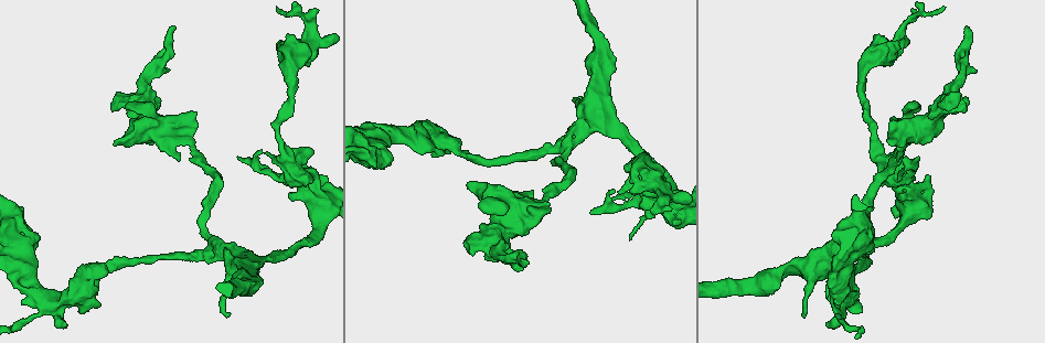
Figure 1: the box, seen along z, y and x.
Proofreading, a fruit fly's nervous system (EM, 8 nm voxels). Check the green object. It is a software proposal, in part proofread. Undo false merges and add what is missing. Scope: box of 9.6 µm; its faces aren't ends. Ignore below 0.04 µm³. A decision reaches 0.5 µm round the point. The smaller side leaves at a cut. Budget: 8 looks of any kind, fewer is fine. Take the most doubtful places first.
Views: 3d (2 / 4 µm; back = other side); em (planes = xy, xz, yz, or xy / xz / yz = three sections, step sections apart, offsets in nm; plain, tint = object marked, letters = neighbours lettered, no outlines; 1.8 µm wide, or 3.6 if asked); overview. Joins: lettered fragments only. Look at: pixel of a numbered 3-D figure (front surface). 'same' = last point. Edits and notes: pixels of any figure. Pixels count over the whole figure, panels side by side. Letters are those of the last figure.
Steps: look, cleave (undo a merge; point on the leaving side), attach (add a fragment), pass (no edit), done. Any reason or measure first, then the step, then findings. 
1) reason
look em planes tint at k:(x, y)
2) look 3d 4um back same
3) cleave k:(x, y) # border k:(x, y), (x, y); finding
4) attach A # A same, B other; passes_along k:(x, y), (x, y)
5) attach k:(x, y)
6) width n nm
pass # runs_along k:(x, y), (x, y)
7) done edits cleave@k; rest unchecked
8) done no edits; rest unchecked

arms part here
look em planes plain at 1:(843, 294)

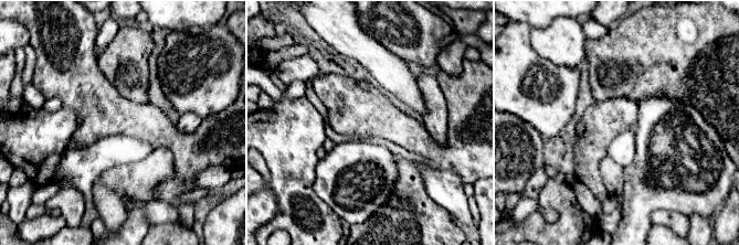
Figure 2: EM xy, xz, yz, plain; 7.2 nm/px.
look em planes letters same

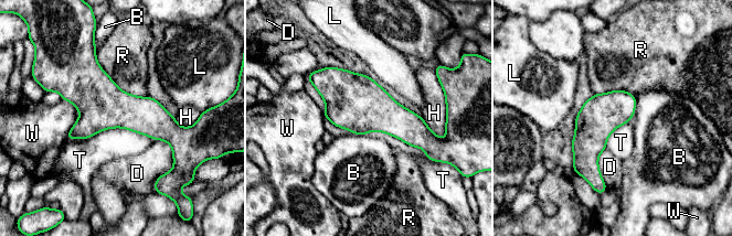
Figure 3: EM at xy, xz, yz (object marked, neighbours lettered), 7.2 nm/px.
longest_contact R 550 nm
pass # B other, D other, H other, L other, R other, T other, W other; runs_along 3:(62, 89), (186, 133); all the same cell

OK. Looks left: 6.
arms part here
look em xy step 16 tint at 1:(905, 172)

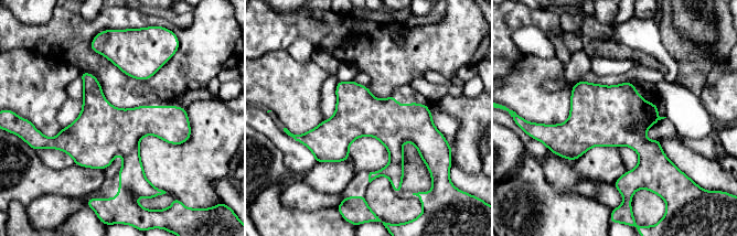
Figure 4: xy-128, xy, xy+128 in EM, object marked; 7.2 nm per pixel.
look em planes letters same

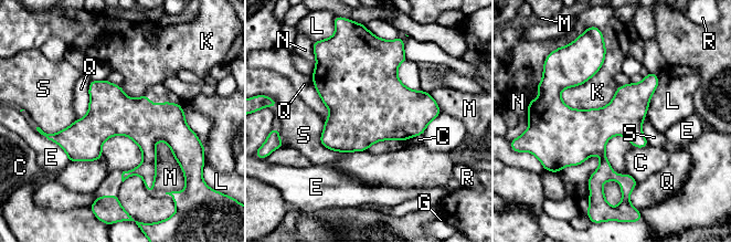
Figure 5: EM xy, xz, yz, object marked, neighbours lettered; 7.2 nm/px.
width 280 nm
pass # C other, E other, G other, K other, L other, M other, N other, Q other, R other, S other; all the same cell

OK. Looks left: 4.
free end
look em yz step 8 letters at 1:(180, 114)

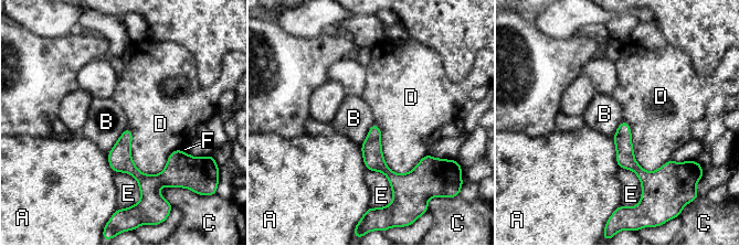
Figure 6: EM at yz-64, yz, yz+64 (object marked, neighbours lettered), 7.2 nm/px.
look em planes letters same

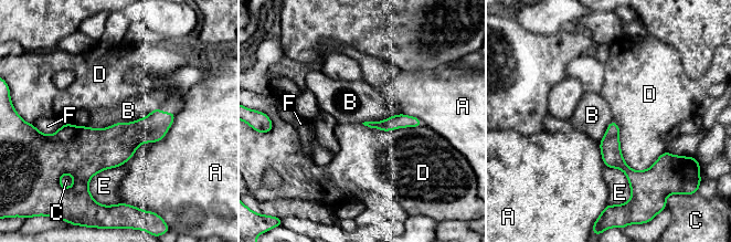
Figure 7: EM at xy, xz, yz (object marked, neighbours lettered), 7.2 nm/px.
pass # A other, B other, C other, D other, E other, F other; runs_along 7:(613, 125), (613, 156), (633, 181); no lettered fragment goes on from it

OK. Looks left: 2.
done no edits; rest unchecked

